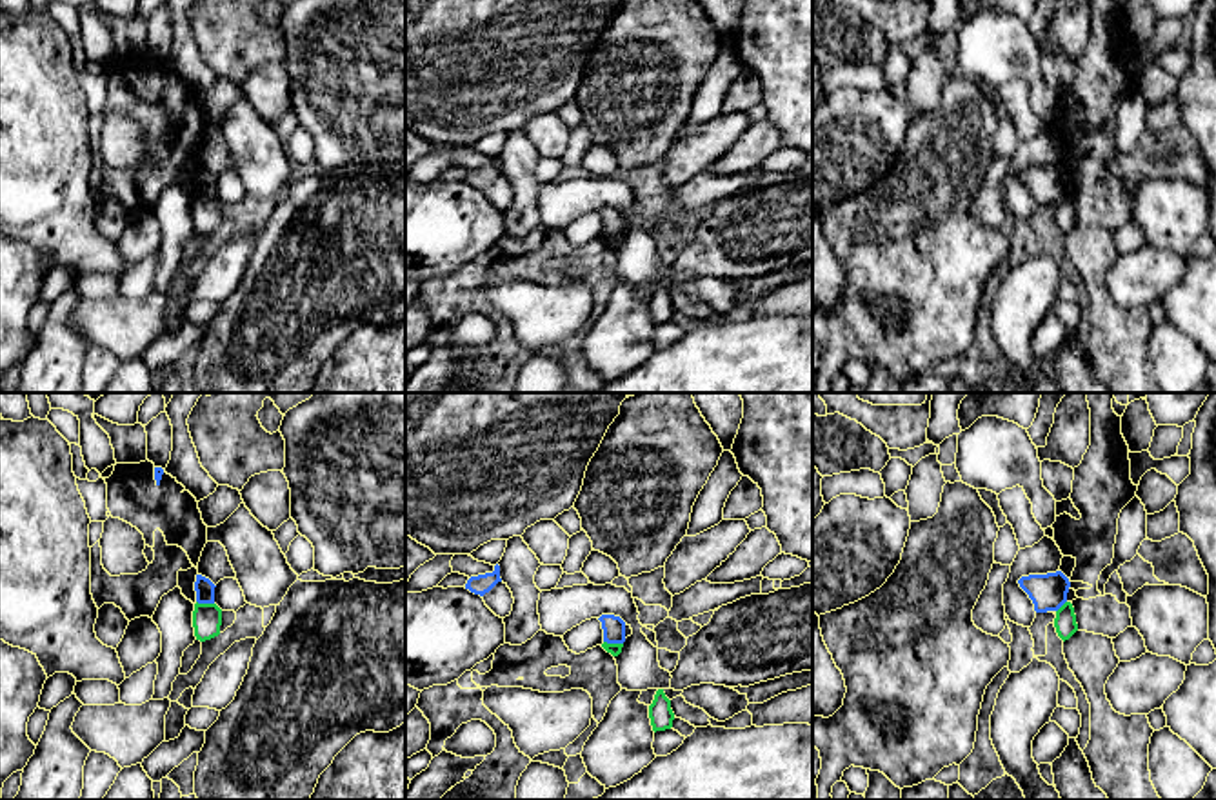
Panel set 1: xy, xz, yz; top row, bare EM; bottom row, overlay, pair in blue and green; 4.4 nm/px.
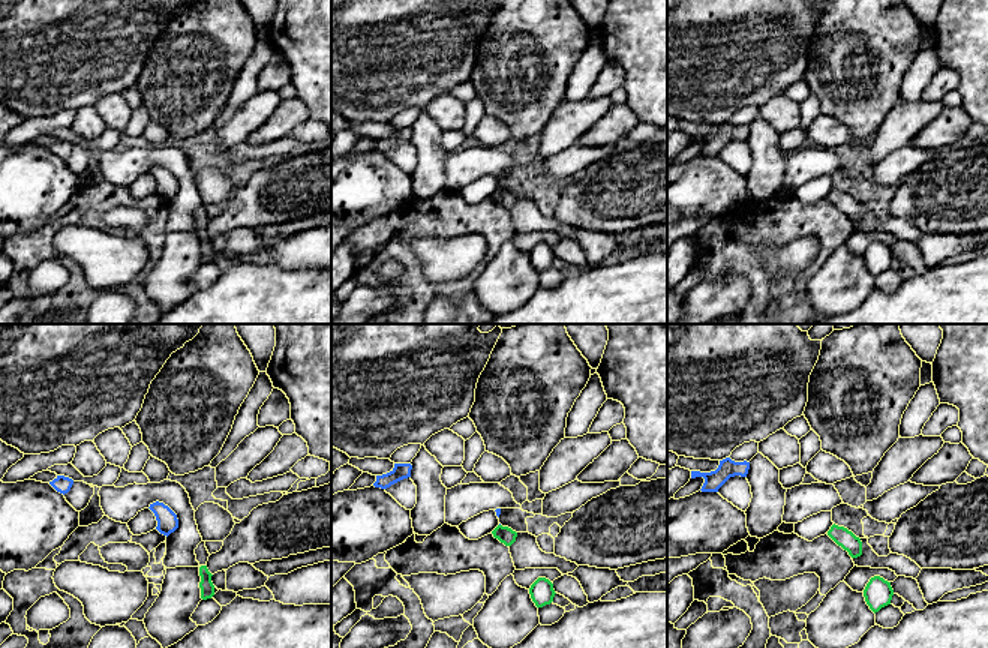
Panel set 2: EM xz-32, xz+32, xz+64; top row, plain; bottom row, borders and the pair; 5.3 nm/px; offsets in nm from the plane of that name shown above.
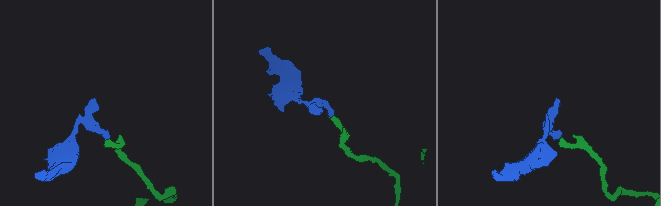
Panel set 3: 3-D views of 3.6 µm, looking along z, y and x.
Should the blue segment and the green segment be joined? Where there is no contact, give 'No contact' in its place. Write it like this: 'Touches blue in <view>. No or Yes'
Touches blue in xz. No

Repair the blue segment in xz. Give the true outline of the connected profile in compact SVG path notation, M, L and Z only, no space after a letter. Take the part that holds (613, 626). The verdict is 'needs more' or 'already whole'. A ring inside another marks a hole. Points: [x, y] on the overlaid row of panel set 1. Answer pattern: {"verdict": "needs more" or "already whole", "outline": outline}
{"verdict": "already whole", "outline": "M602 615L598 618L603 629L603 642L623 644L625 642L625 622L614 615Z"}

